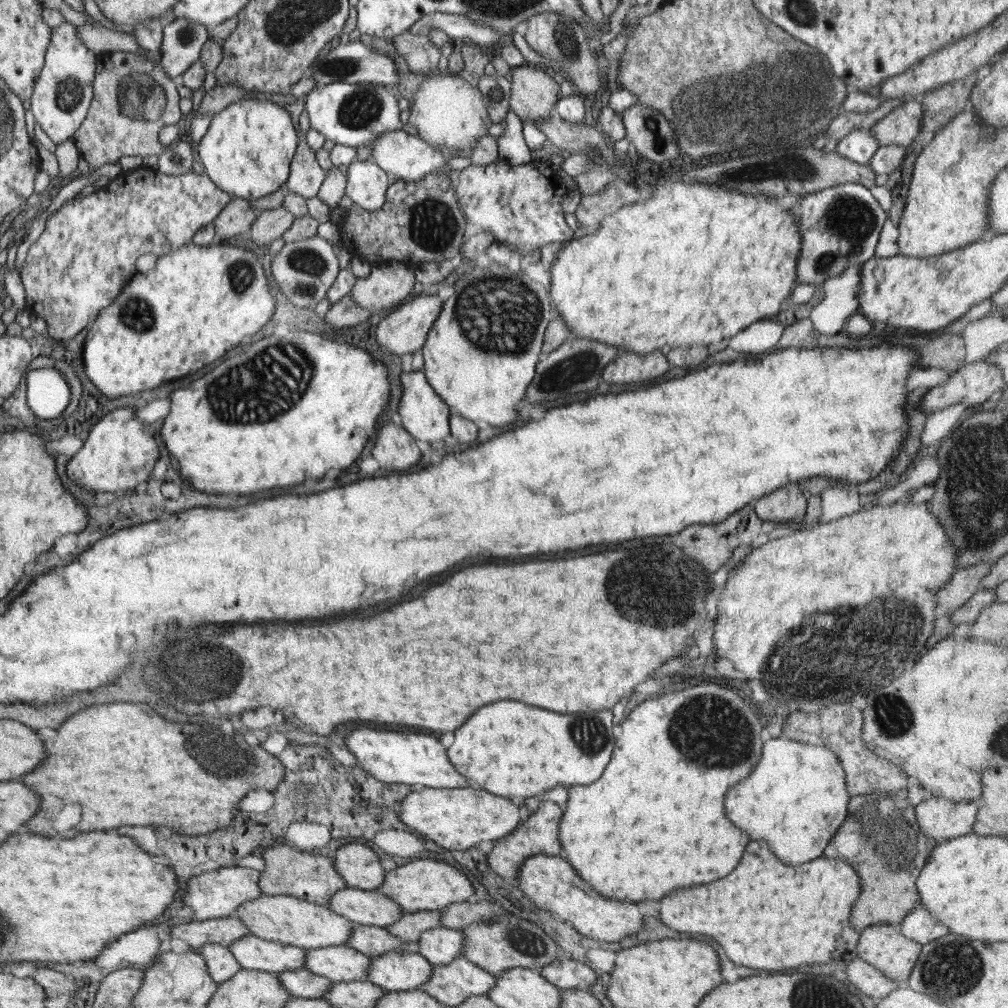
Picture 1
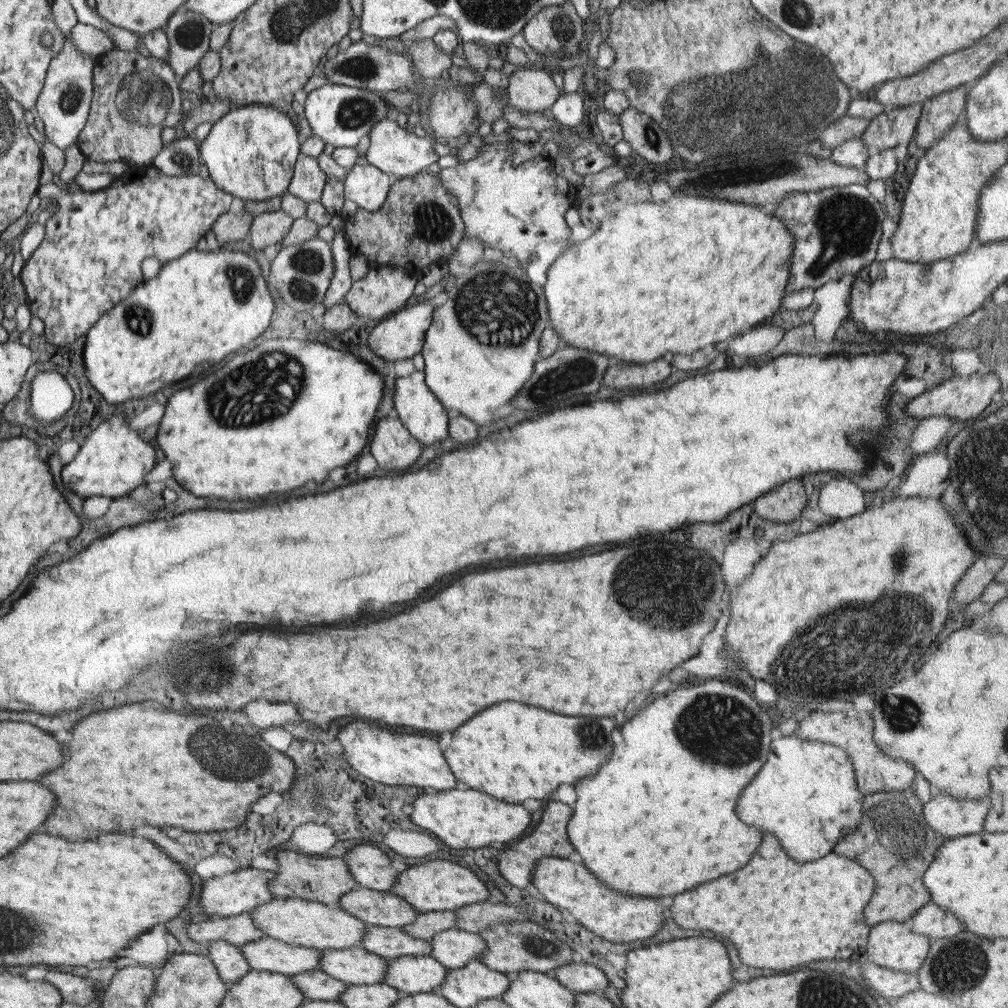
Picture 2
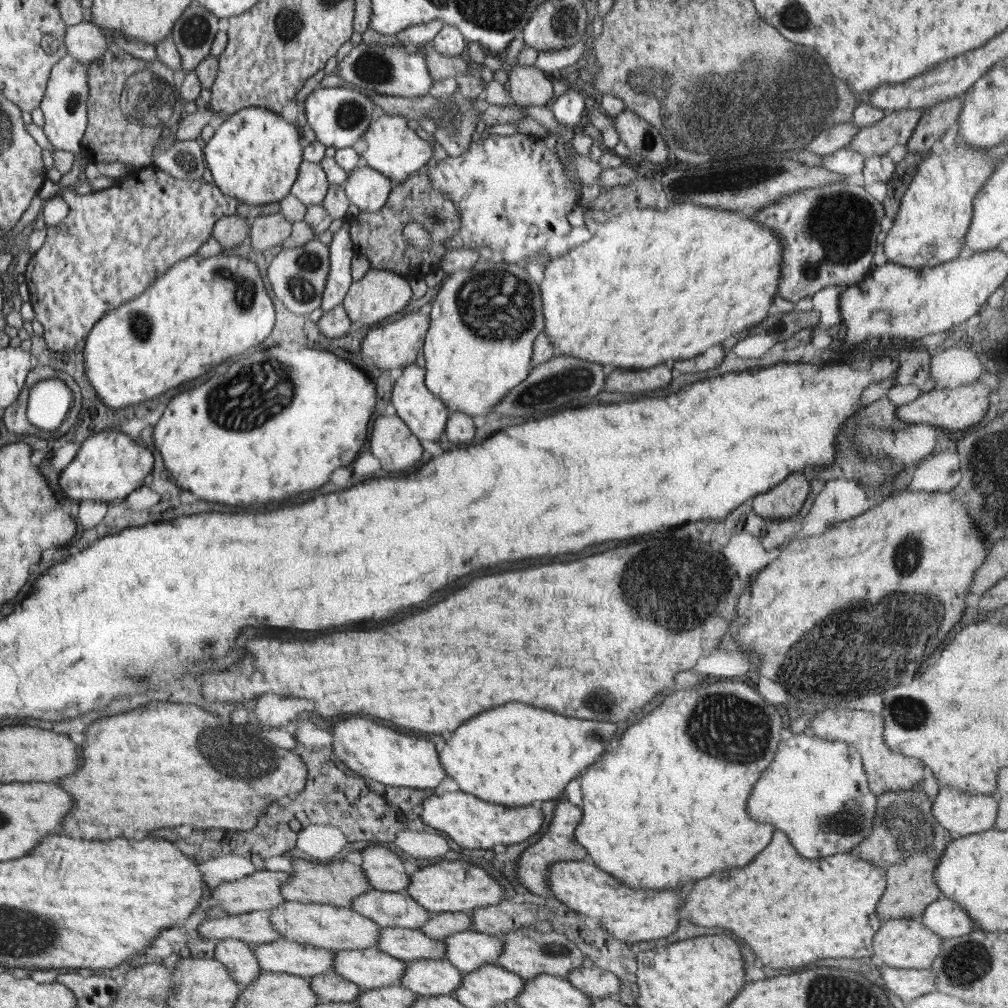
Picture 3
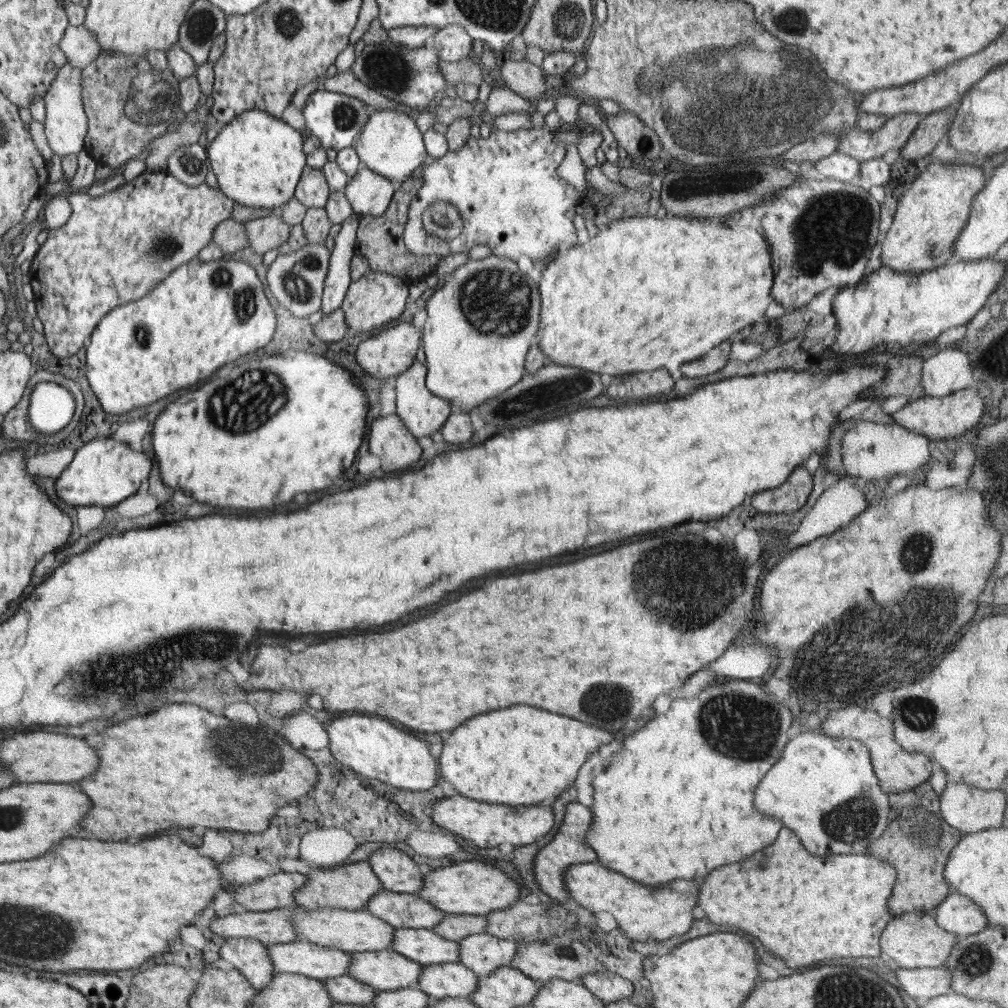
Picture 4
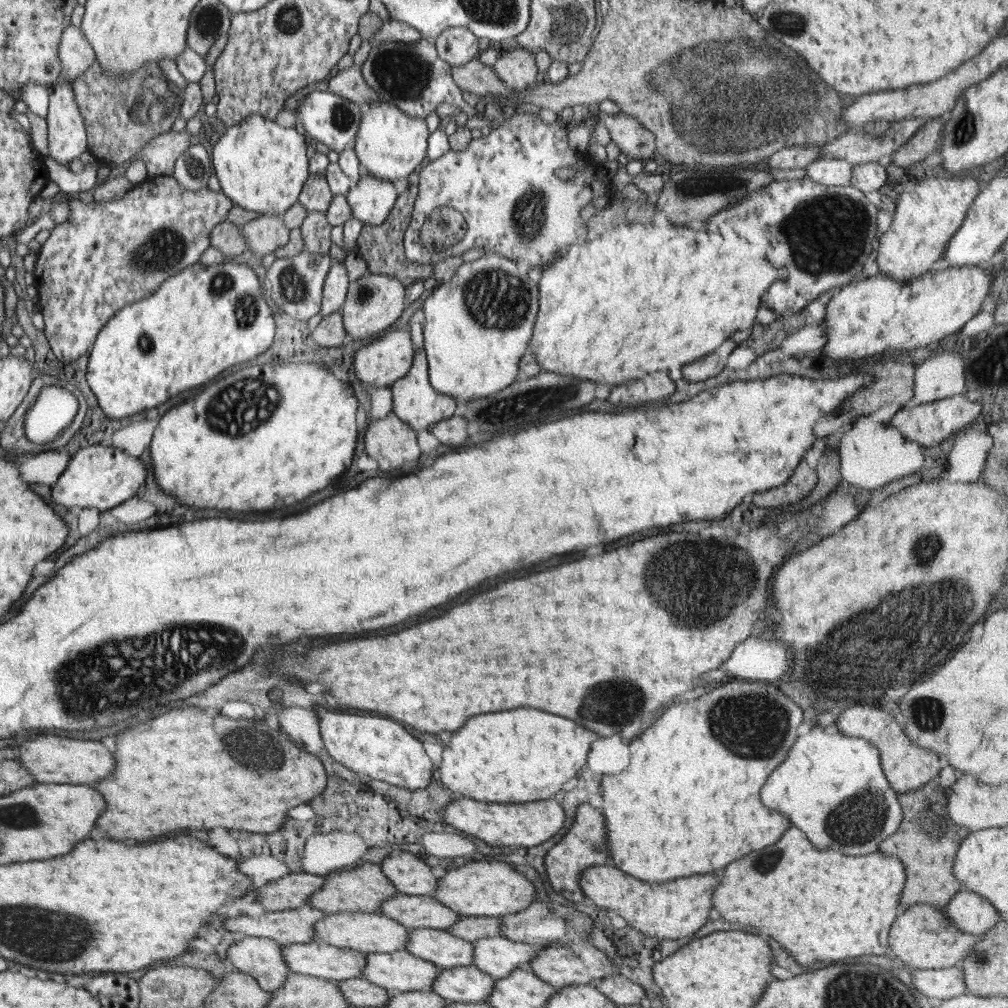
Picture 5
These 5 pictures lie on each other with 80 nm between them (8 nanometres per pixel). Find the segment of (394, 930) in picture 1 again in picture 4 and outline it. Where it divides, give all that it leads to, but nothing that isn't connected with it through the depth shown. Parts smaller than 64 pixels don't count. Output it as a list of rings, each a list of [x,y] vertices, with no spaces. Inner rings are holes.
[[[447,913],[447,917],[432,929],[448,940],[458,941],[473,934],[486,933],[487,924],[483,915]]]

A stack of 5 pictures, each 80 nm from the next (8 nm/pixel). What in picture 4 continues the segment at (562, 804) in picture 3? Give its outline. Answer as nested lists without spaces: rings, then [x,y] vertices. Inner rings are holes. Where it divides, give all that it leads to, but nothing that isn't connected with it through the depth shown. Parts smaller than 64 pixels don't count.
[[[577,800],[568,803],[565,819],[558,829],[557,835],[540,849],[534,859],[534,870],[536,873],[536,882],[540,885],[542,892],[559,900],[566,902],[570,900],[571,894],[565,885],[565,872],[573,864],[582,864],[587,861],[593,862],[598,859],[597,852],[588,844],[587,832],[593,826],[593,812],[590,807],[586,807]]]

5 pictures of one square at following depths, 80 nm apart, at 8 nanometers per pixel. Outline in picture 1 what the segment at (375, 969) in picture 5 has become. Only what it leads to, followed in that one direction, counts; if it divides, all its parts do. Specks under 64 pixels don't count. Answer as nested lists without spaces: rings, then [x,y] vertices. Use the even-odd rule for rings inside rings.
[[[346,944],[306,949],[304,954],[306,954],[306,963],[302,968],[333,983],[366,981],[370,971],[370,958]]]

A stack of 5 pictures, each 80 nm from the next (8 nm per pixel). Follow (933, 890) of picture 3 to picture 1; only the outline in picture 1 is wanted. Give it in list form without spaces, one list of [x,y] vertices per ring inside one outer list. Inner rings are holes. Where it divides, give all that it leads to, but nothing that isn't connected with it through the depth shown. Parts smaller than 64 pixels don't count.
[[[908,781],[900,790],[870,792],[870,794],[858,794],[851,797],[850,816],[839,827],[831,845],[824,852],[826,857],[837,857],[838,860],[849,861],[854,867],[854,872],[857,872],[861,878],[860,897],[851,910],[851,925],[858,932],[878,923],[901,924],[906,915],[921,904],[921,896],[915,884],[920,871],[939,841],[927,837],[922,832],[915,817],[915,806],[909,804],[907,796]]]

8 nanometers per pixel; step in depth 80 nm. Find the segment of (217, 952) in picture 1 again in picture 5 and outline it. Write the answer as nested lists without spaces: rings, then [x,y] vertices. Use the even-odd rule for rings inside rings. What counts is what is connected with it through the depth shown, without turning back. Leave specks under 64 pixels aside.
[[[239,936],[226,954],[233,969],[252,976],[265,992],[274,993],[289,977],[289,966],[278,941]]]

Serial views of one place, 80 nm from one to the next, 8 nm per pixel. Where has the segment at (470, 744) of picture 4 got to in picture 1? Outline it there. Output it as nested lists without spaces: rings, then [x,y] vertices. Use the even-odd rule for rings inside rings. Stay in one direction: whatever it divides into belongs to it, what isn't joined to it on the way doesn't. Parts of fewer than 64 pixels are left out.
[[[494,702],[482,706],[454,732],[454,742],[447,749],[447,756],[454,768],[475,787],[516,802],[560,784],[568,787],[592,784],[604,772],[614,748],[614,722],[604,722],[604,714],[608,712],[556,714],[520,702]]]

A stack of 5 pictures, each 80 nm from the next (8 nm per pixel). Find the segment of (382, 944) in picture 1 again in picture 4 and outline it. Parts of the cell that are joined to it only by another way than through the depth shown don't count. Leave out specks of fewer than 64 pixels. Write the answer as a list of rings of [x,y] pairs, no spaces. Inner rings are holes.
[[[395,929],[392,950],[423,966],[460,961],[458,941],[448,940],[434,929]]]

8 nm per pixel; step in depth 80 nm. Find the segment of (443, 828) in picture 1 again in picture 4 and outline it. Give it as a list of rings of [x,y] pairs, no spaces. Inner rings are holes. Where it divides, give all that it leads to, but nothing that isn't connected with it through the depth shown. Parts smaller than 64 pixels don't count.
[[[460,793],[437,800],[434,804],[434,822],[446,828],[448,833],[458,834],[464,840],[471,840],[476,846],[486,849],[492,846],[498,847],[504,842],[513,844],[515,847],[534,844],[538,838],[548,834],[556,824],[554,811],[550,805],[490,804],[466,798]]]

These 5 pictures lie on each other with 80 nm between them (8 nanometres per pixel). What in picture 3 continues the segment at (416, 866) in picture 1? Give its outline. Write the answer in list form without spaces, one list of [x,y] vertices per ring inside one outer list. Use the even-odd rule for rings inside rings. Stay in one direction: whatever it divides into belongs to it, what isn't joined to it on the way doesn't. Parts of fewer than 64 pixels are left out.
[[[440,861],[428,865],[411,874],[410,886],[405,891],[418,904],[432,913],[440,912],[473,912],[475,908],[500,903],[506,889],[498,883],[480,864],[470,862]]]

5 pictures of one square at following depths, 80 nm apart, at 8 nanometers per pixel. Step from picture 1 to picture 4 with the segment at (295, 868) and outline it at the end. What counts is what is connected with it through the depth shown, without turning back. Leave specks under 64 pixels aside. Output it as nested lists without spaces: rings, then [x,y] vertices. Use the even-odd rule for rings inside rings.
[[[358,861],[354,864],[344,864],[338,867],[313,868],[306,875],[309,881],[295,892],[296,905],[307,910],[317,908],[340,908],[342,910],[360,910],[367,906],[368,901],[380,891],[384,890],[383,884],[372,870],[368,861]]]

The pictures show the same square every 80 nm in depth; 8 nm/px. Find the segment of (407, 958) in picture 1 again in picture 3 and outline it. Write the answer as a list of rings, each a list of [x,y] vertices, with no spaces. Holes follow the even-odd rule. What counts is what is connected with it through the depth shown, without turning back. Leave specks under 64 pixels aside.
[[[423,959],[406,963],[399,985],[419,996],[452,995],[462,985],[464,973],[445,960]]]

